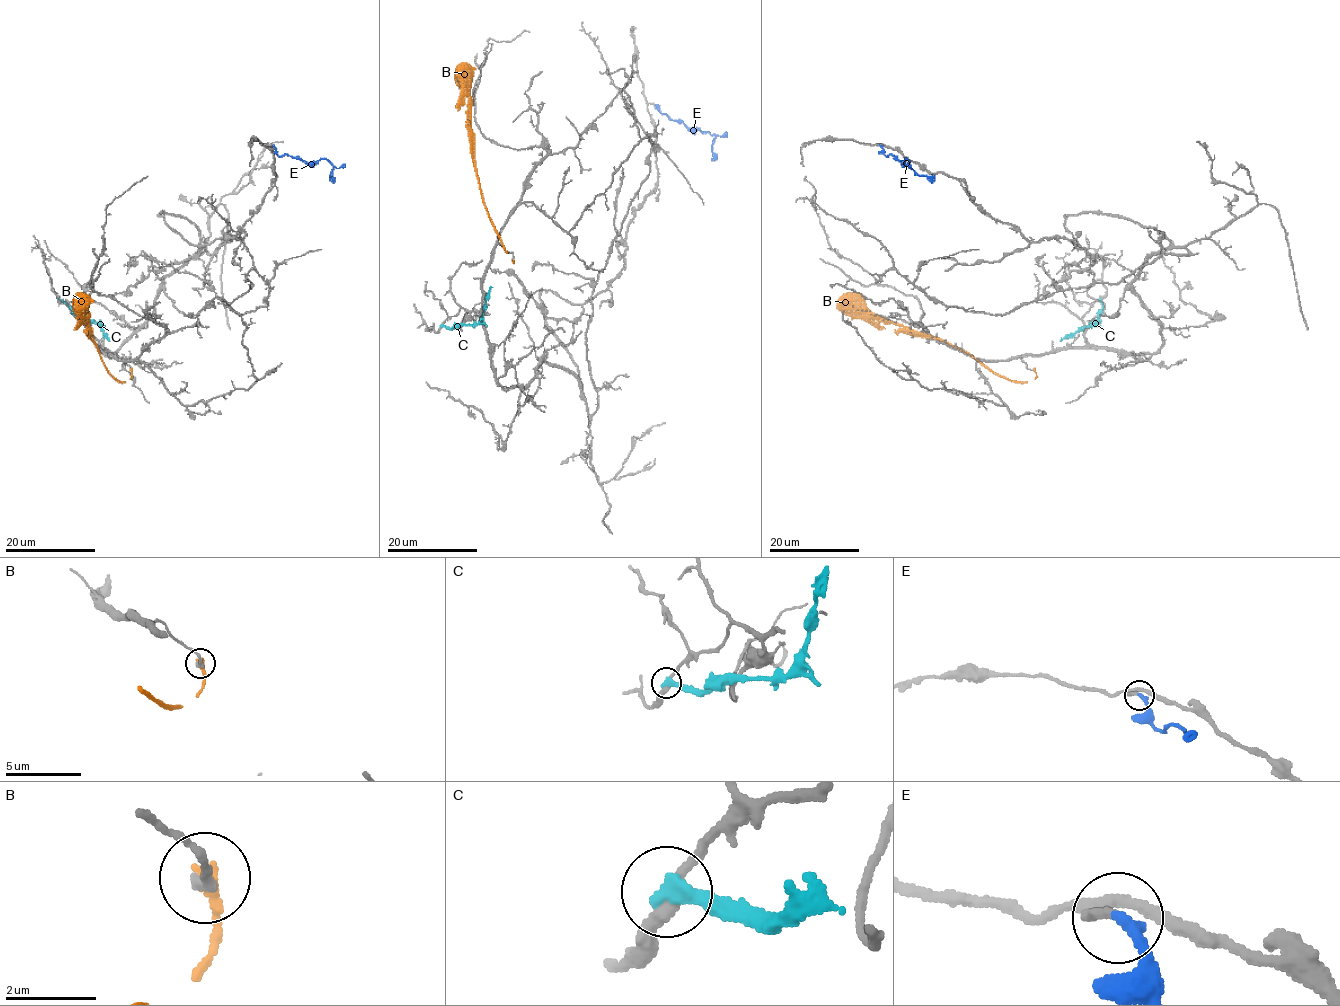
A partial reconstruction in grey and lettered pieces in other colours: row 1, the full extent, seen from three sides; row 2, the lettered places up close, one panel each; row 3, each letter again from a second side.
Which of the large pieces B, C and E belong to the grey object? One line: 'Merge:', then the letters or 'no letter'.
Merge: E

